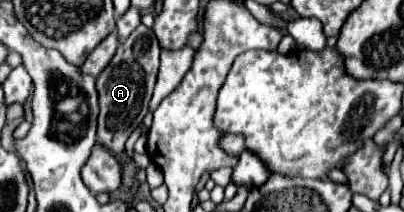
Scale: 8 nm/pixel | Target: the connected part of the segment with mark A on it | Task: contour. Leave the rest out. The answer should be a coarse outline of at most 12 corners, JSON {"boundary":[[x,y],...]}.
{"boundary":[[139,25],[103,73],[97,145],[115,157],[147,115],[159,41]]}

